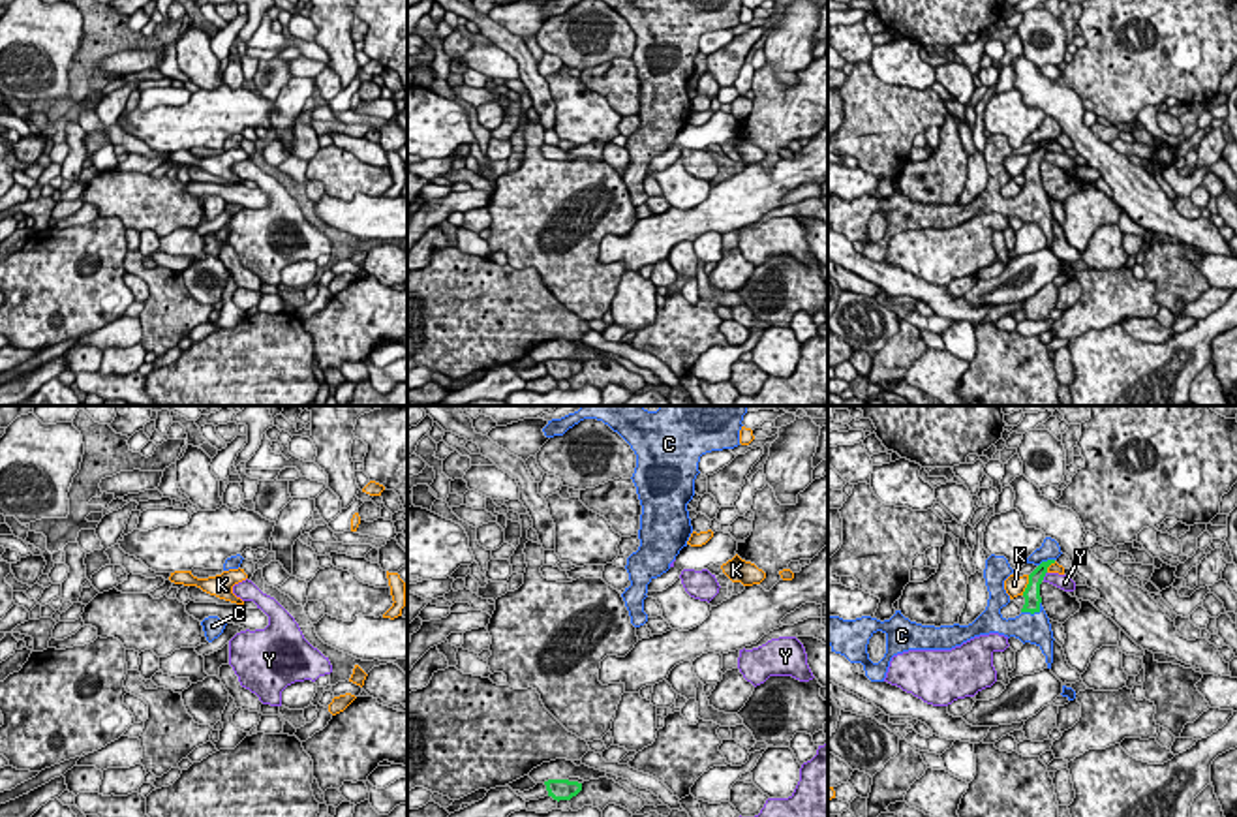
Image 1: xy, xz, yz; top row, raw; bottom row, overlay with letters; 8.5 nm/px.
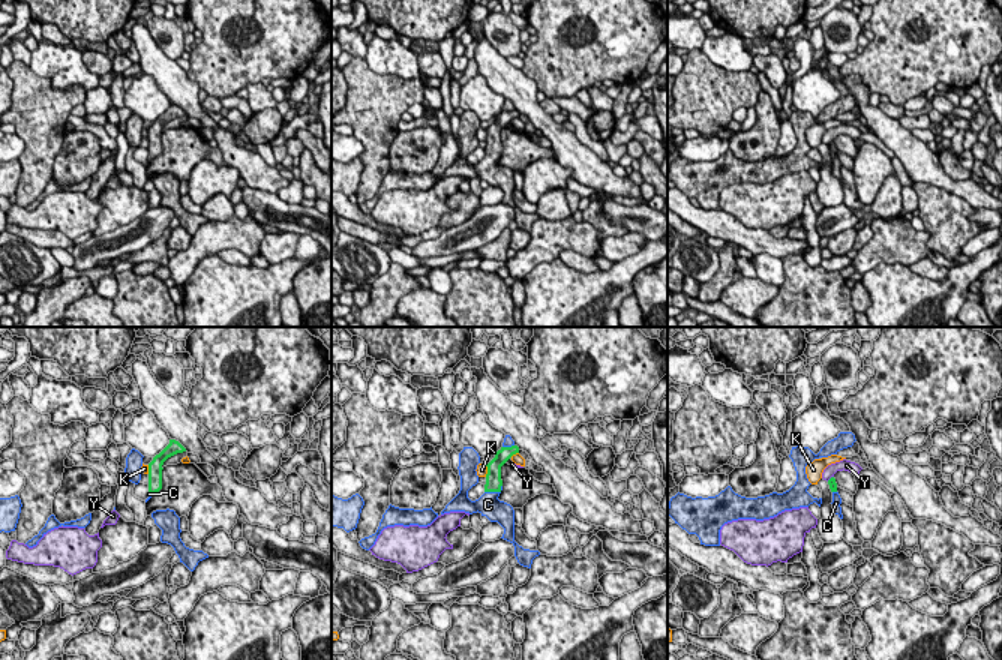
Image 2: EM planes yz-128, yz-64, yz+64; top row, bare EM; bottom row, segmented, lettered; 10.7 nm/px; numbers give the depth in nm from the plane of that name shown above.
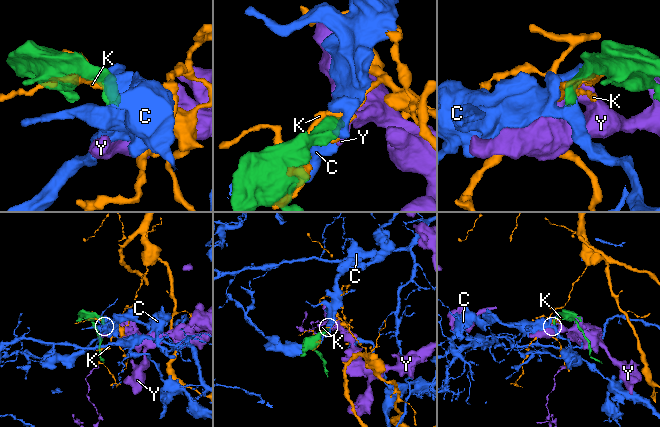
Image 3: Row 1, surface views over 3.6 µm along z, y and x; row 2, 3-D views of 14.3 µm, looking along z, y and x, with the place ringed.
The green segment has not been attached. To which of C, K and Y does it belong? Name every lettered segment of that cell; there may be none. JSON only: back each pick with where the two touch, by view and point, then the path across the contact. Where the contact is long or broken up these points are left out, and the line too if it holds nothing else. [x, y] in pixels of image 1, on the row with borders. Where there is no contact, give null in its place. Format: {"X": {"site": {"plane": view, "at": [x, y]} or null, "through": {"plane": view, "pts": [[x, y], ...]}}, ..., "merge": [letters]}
{"C": {"site": {"plane": "yz", "at": [1033, 613]}}, "merge": ["C"]}

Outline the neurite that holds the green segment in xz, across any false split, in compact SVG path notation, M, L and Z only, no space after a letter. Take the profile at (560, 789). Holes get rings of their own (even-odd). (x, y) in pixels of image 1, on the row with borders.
M548 779L544 781L548 796L554 800L571 800L582 791L582 783L569 779Z

